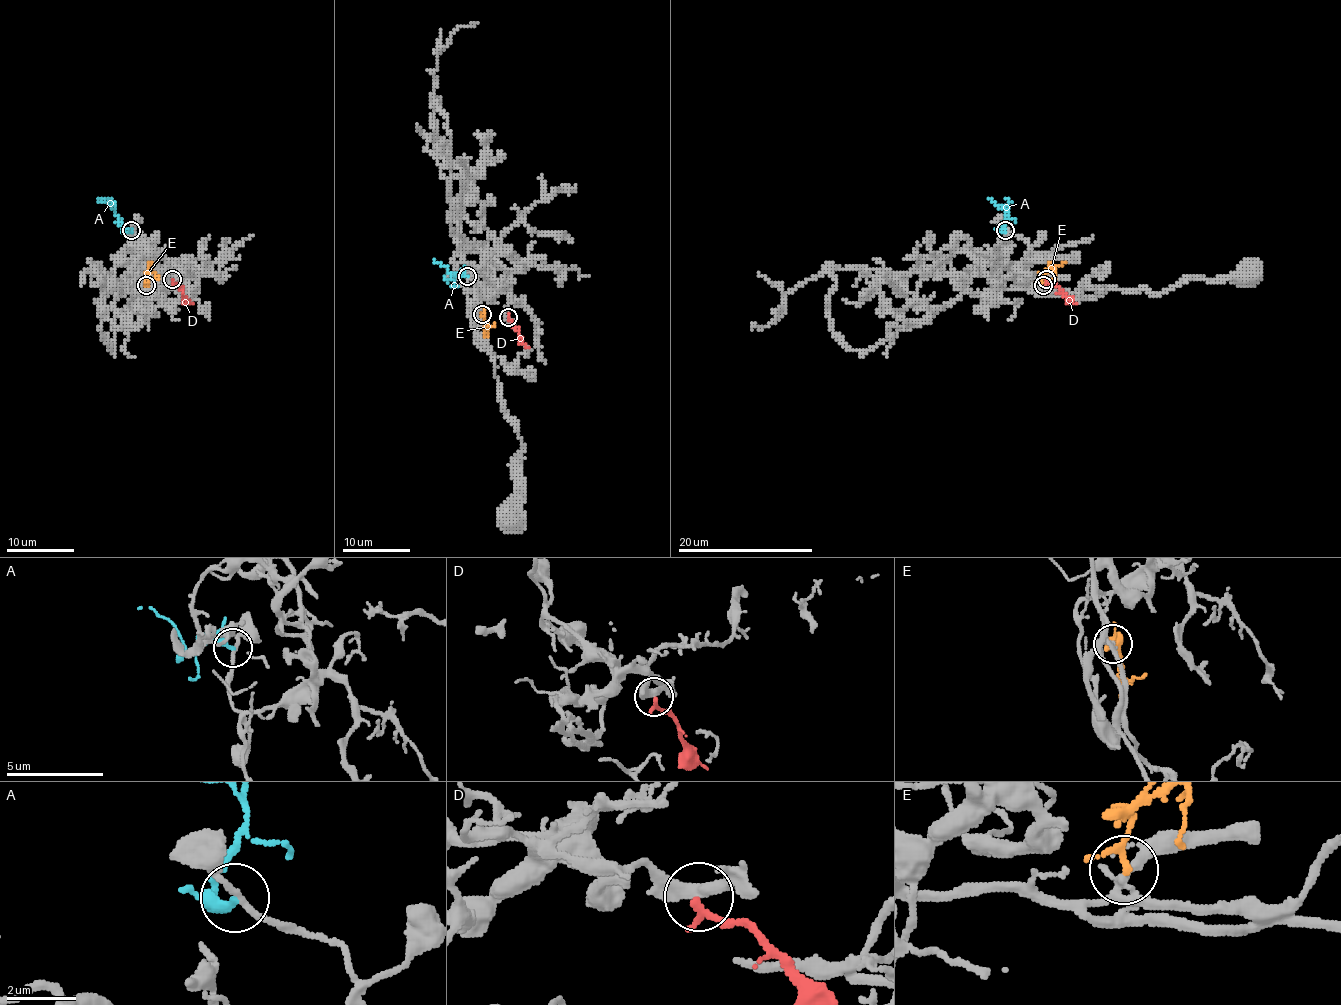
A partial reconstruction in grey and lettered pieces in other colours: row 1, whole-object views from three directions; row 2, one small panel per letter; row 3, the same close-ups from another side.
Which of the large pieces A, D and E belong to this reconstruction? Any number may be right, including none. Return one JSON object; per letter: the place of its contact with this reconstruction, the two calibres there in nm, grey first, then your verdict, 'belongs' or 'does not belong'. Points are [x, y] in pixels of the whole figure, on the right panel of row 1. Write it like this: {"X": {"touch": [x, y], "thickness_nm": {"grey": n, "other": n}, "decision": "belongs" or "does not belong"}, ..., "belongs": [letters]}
{"A": {"touch": [1005, 230], "thickness_nm": {"grey": 160, "other": 240}, "decision": "does not belong"}, "D": {"touch": [1046, 279], "thickness_nm": {"grey": 360, "other": 200}, "decision": "does not belong"}, "E": {"touch": [1043, 285], "thickness_nm": {"grey": 240, "other": 150}, "decision": "belongs"}, "belongs": ["E"]}

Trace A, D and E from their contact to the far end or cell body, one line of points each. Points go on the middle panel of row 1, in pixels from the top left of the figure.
A: (467, 277), (458, 273), (451, 278), (446, 267), (433, 258)
D: (509, 317), (517, 336), (527, 346)
E: (482, 314), (485, 324), (492, 326)

